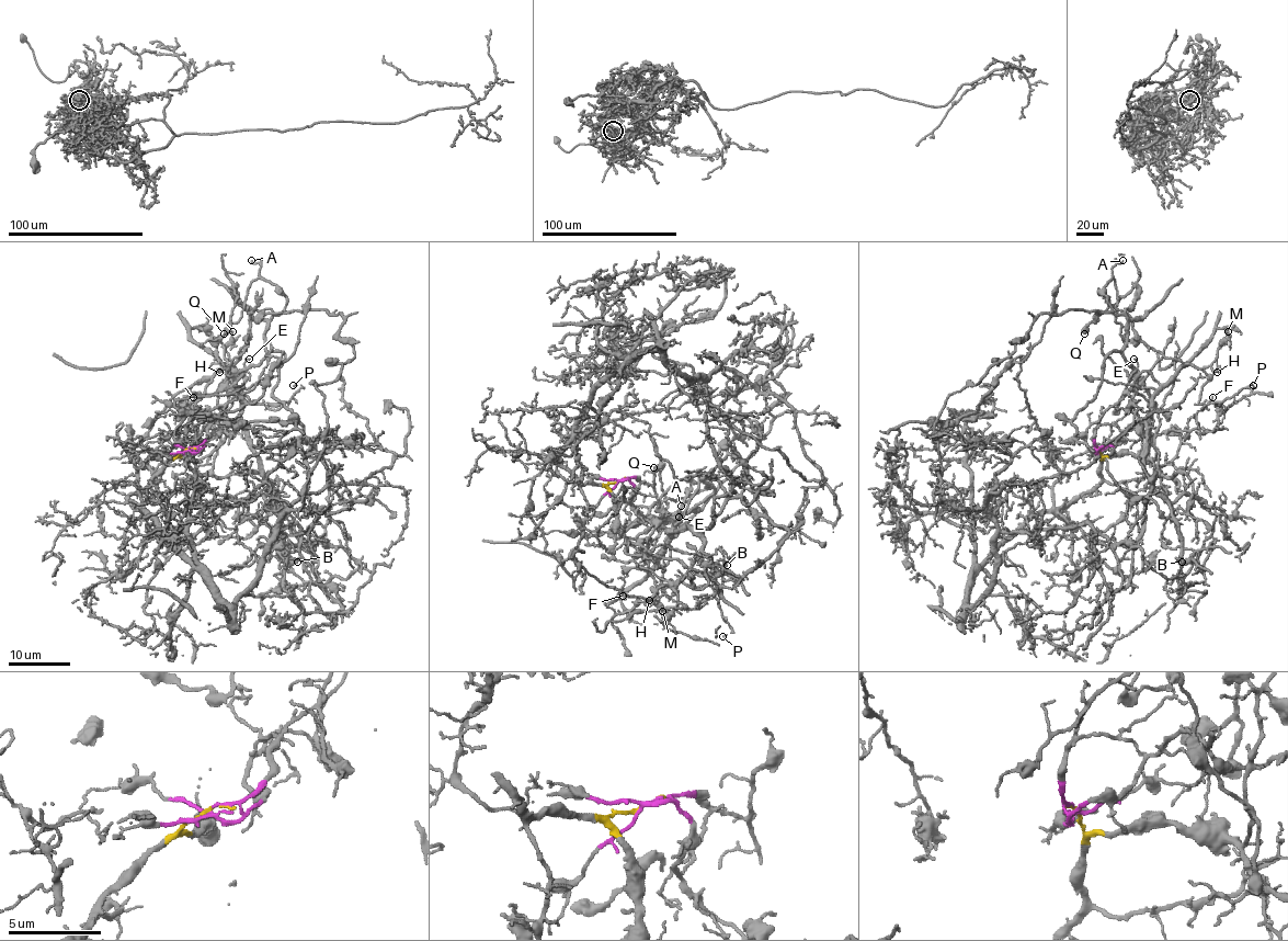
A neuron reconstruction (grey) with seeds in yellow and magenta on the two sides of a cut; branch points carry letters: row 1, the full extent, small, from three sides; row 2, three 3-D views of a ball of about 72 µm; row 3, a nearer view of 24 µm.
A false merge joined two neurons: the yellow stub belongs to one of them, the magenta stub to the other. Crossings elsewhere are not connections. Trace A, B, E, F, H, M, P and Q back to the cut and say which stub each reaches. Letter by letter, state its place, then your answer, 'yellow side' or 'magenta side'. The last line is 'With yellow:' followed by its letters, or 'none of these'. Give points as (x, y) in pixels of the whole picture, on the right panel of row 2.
A: place (1123, 260); magenta side
B: place (1182, 562); magenta side
E: place (1133, 359); magenta side
F: place (1212, 397); magenta side
H: place (1217, 372); magenta side
M: place (1228, 331); magenta side
P: place (1253, 385); magenta side
Q: place (1084, 333); magenta side
With yellow: none of these

